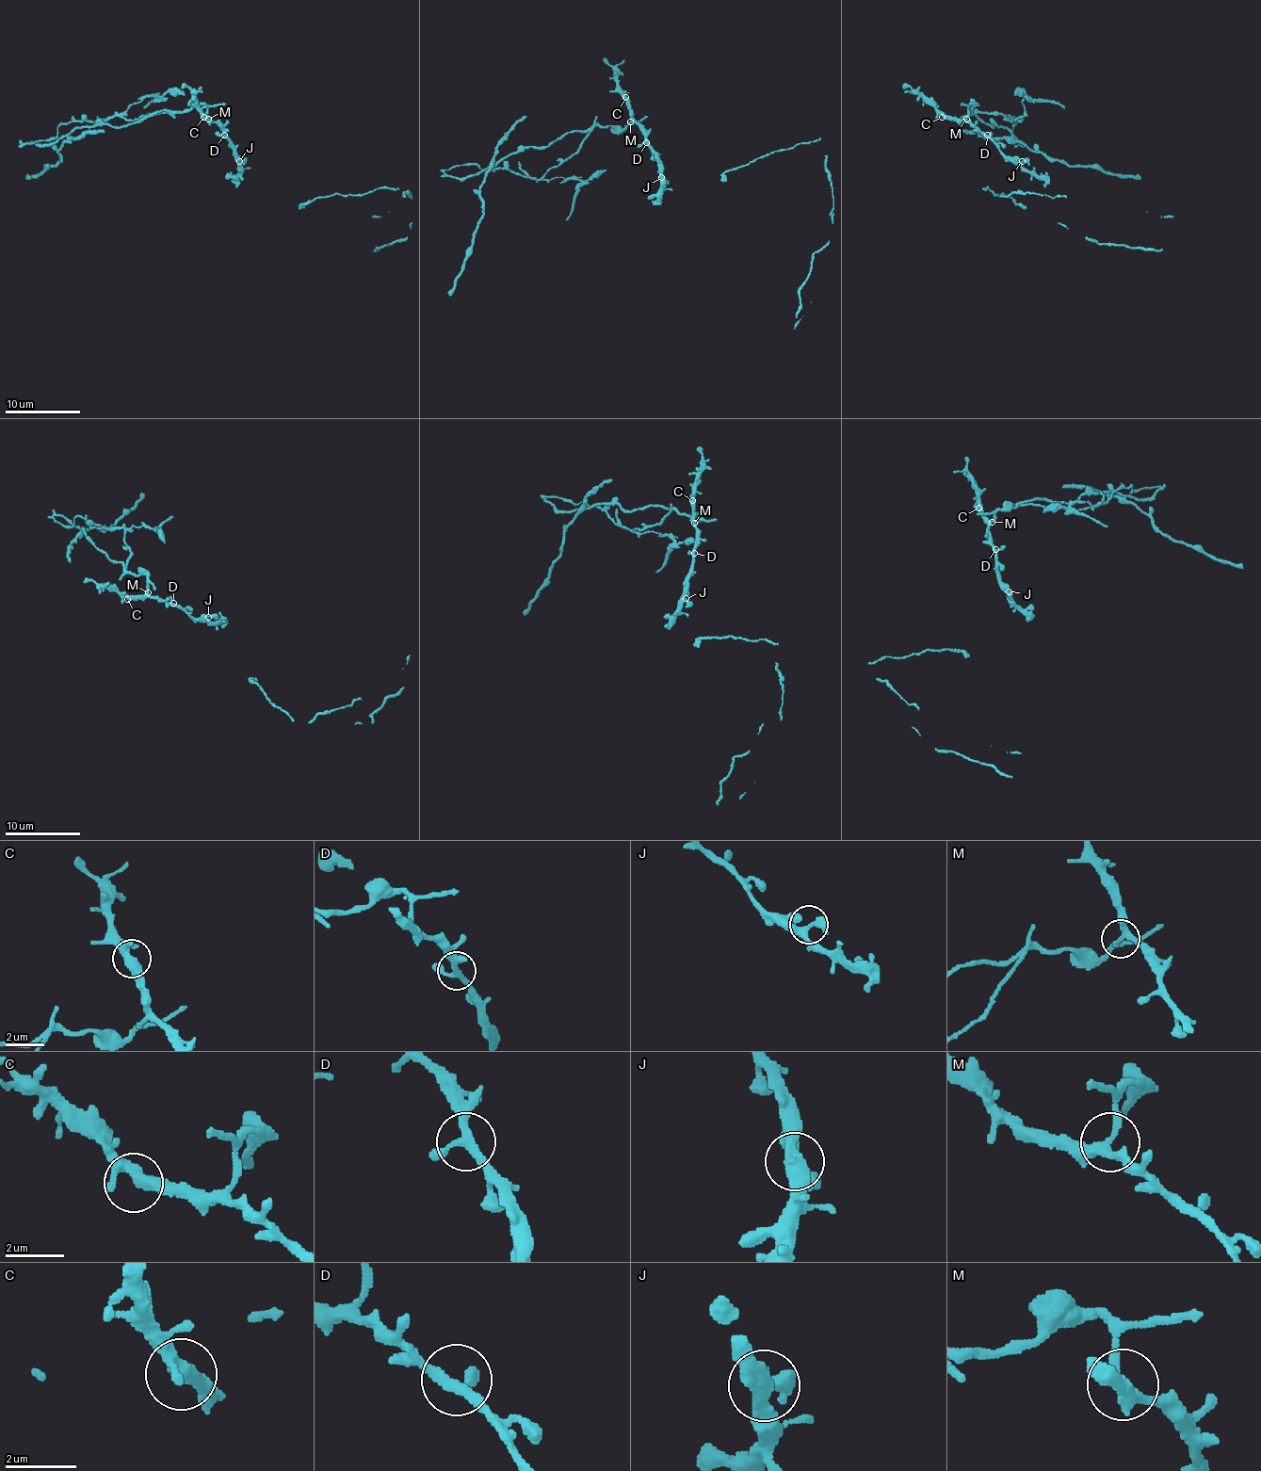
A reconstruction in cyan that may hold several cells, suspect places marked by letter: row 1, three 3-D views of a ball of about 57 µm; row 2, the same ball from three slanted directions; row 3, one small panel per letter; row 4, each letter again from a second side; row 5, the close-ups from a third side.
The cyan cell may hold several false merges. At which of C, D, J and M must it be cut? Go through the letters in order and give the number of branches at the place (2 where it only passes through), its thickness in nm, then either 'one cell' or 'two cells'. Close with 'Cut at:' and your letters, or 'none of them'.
C: 3 | 340 nm | one cell
D: 3 | 260 nm | one cell
J: 3 | 320 nm | one cell
M: 3 | 240 nm | two cells
Cut at: M

